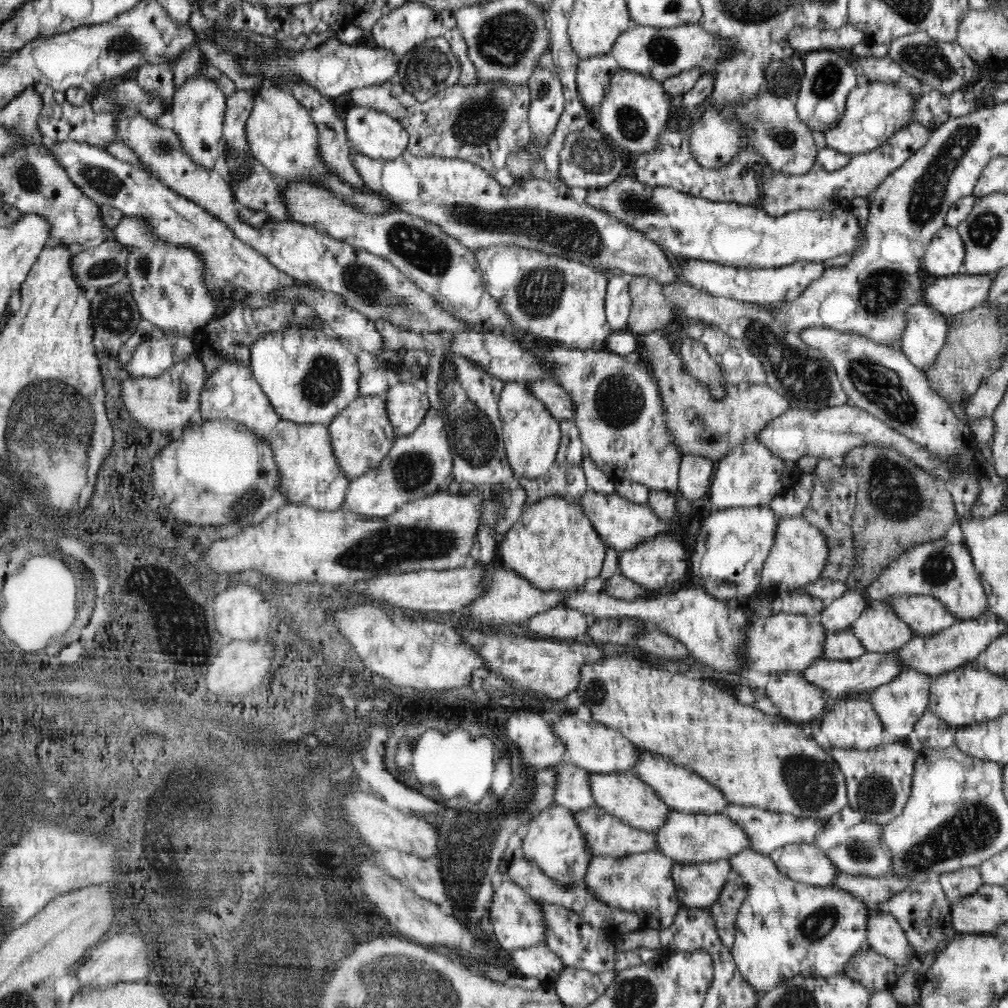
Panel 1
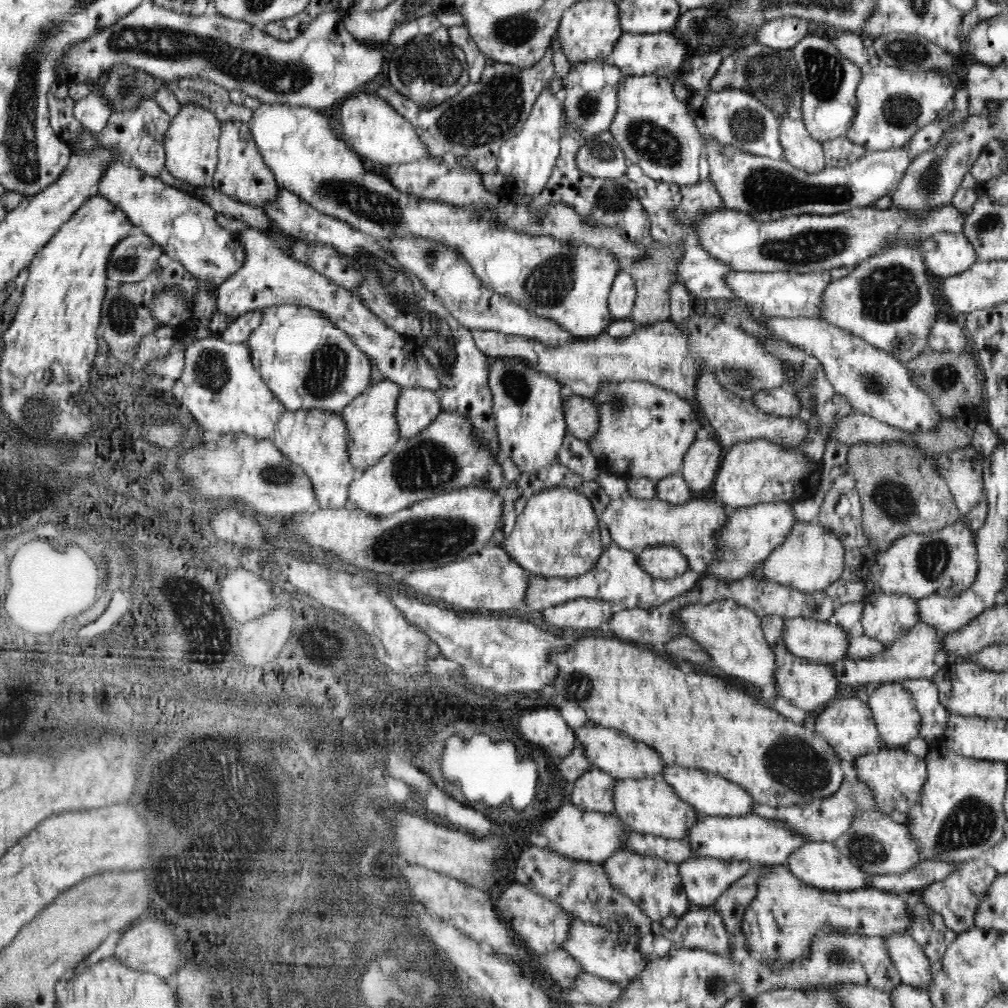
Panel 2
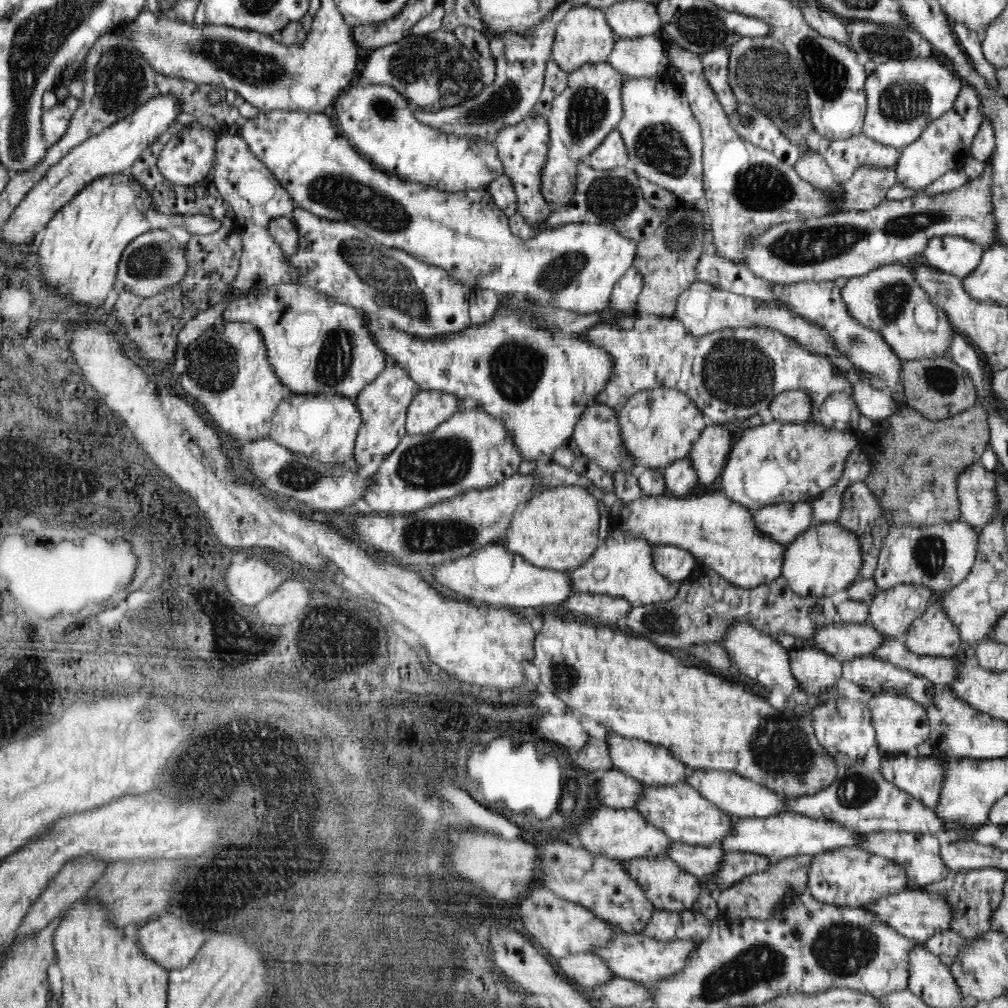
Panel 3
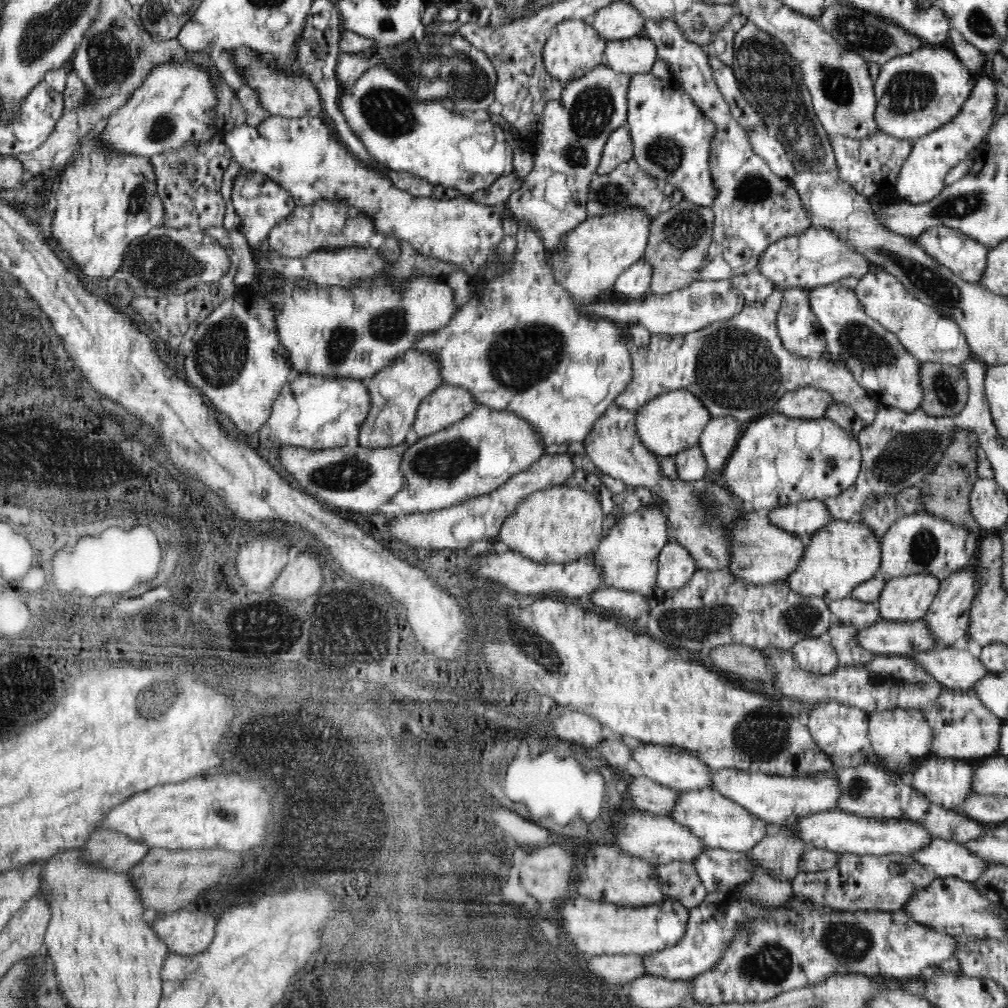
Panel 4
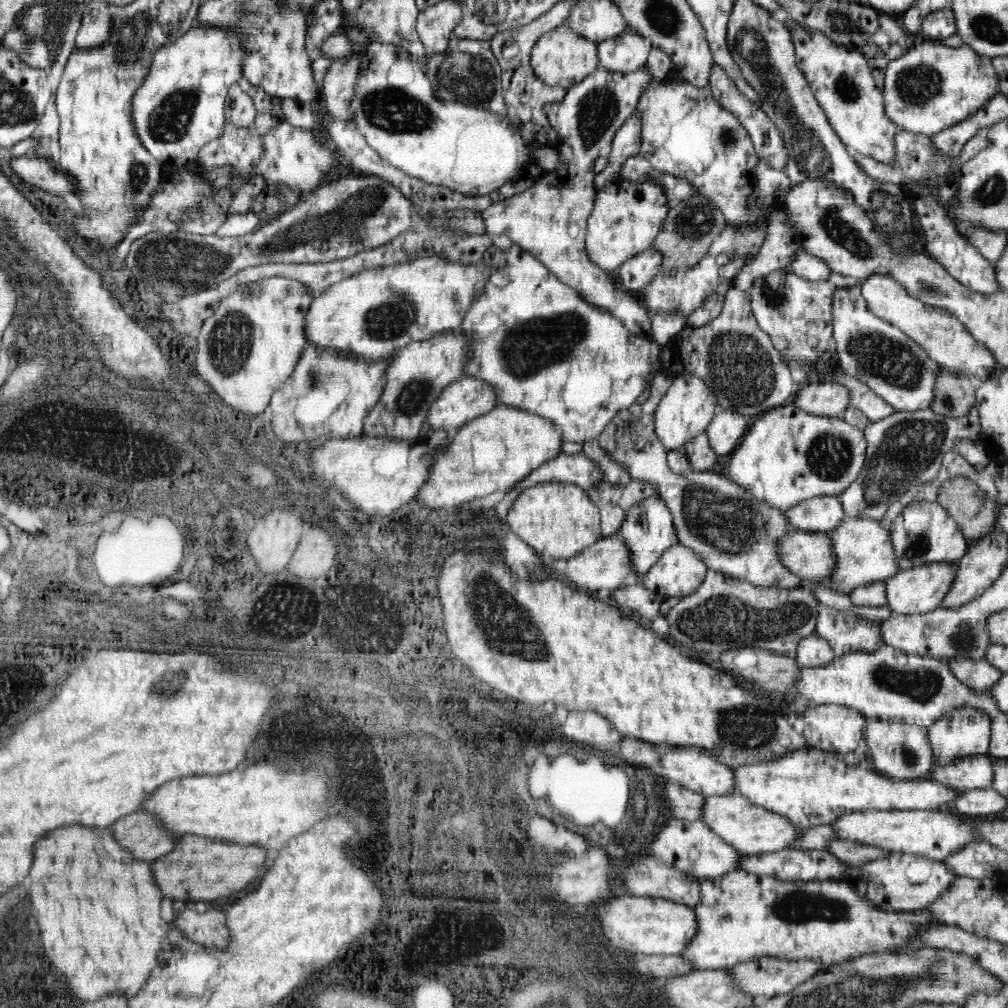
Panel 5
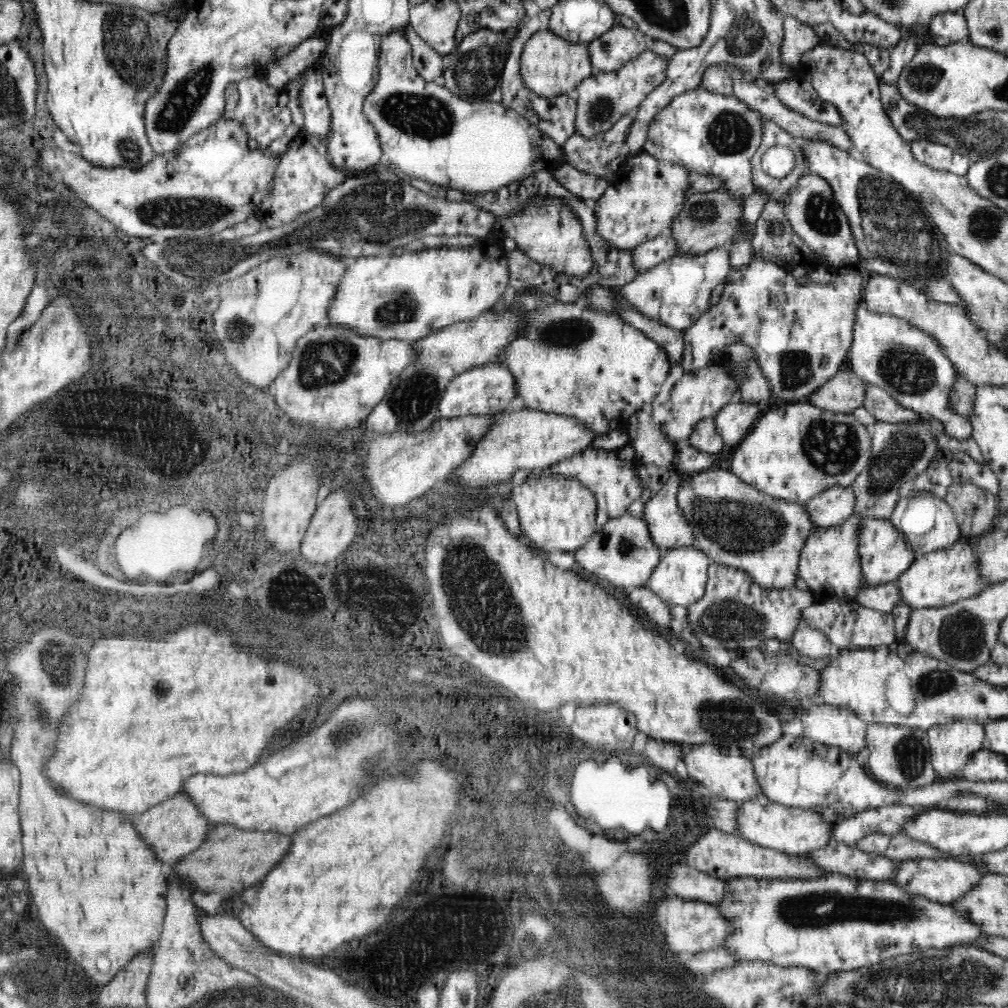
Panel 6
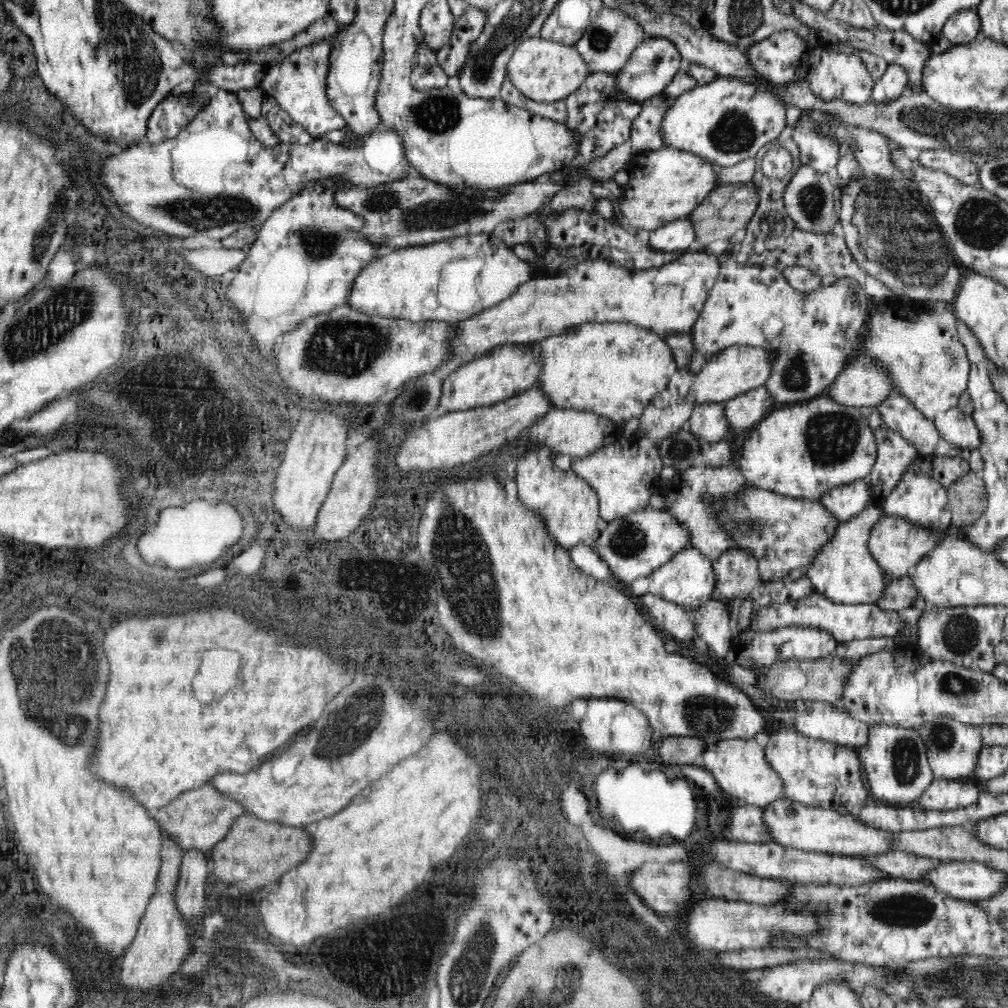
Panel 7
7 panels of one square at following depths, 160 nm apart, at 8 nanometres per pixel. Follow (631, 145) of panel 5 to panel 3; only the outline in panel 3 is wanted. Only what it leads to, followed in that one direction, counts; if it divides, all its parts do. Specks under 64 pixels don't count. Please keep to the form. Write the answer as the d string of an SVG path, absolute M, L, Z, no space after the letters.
M617 129L609 136L606 136L596 150L590 152L586 163L593 169L598 169L599 171L609 171L624 165L629 165L626 145Z

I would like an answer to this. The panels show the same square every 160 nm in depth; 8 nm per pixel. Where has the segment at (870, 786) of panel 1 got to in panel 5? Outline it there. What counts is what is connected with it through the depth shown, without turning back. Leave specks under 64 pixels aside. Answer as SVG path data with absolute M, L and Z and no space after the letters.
M989 754L960 757L950 766L934 764L930 770L932 781L942 783L964 794L969 790L991 787L994 778L993 757Z

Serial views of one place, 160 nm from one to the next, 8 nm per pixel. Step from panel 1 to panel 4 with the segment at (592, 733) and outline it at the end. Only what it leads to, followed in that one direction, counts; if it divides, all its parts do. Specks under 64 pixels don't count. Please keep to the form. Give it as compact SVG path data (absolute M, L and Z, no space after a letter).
M643 743L640 748L632 750L630 756L634 762L639 764L644 775L662 786L668 786L679 792L711 788L710 778L712 778L714 770L686 749L670 745Z

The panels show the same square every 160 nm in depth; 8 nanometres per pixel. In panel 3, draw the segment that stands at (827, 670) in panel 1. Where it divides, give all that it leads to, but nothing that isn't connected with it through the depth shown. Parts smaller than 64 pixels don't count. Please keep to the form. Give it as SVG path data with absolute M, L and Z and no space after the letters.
M930 604L906 630L906 649L918 656L948 658L960 648L960 633L939 606Z

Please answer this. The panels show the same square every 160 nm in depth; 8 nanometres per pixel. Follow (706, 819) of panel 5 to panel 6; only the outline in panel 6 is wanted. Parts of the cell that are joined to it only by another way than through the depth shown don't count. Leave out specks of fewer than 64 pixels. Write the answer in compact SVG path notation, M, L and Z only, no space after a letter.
M759 794L756 798L740 803L738 809L737 832L740 838L756 846L778 850L790 856L802 856L812 851L824 849L833 841L832 825L820 814L810 810L787 808L776 805L766 796Z

